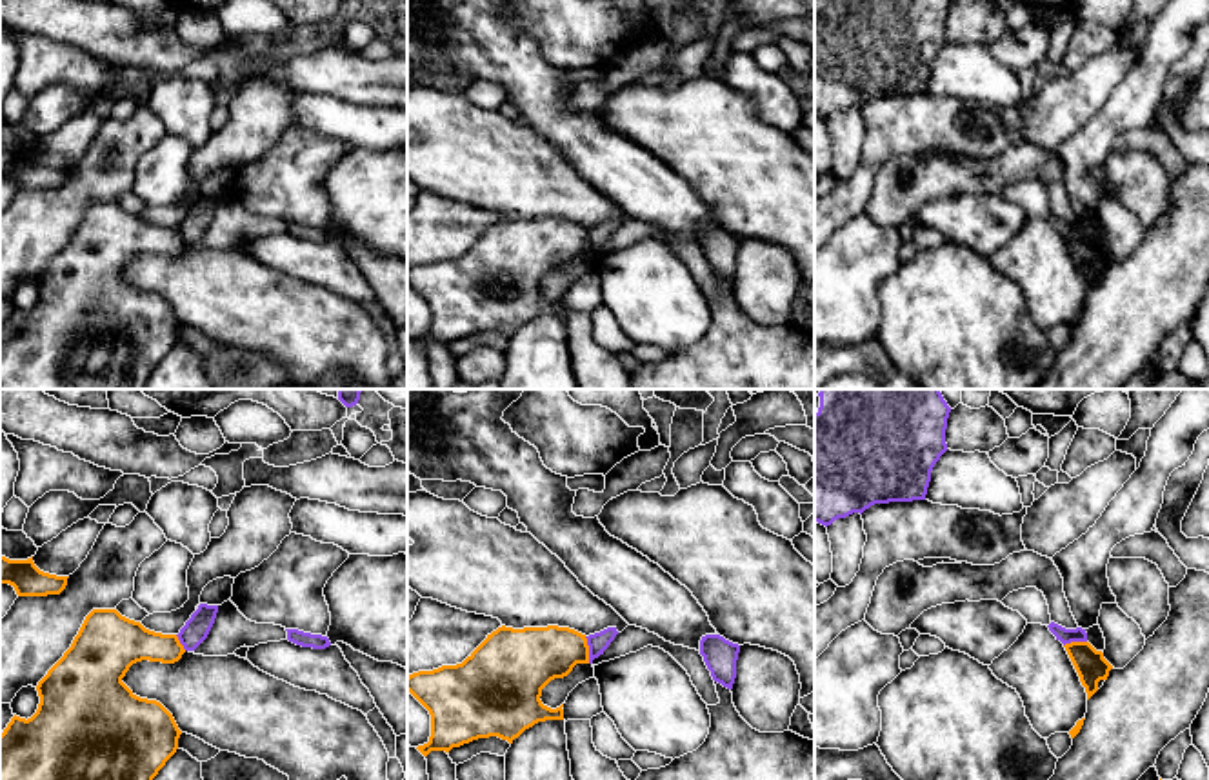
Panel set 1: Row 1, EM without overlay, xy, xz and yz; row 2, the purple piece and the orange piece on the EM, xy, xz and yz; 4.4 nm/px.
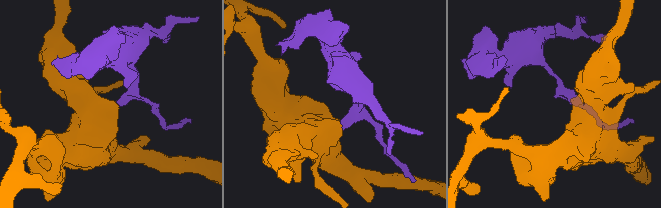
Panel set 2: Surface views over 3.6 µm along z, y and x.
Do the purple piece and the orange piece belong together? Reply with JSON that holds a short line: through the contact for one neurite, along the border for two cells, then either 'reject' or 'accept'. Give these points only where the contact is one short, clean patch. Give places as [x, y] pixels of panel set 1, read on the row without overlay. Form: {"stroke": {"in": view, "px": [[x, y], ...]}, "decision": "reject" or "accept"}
{"stroke": {"in": "xz", "px": [[584, 230], [589, 240], [589, 255]]}, "decision": "reject"}

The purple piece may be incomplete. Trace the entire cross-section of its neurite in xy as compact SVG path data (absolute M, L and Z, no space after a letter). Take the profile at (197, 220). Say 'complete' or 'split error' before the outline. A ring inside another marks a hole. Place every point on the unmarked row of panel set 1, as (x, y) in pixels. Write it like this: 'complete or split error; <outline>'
complete; M200 196L176 227L185 244L195 244L209 227L218 198Z

